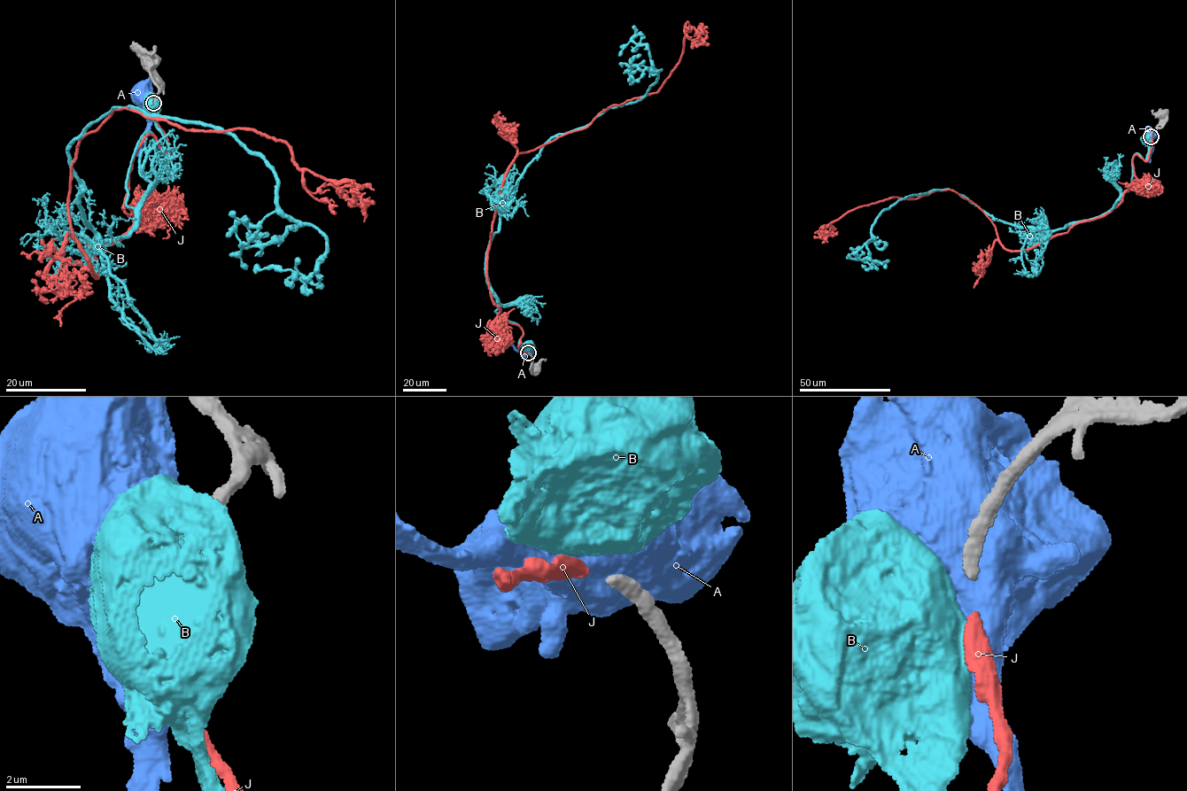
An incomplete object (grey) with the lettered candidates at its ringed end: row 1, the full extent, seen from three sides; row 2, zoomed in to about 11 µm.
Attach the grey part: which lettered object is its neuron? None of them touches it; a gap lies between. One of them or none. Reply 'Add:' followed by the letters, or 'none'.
Add: J

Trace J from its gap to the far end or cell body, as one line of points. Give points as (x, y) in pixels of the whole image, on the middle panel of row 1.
J: (527, 352), (516, 325), (486, 328), (508, 168), (656, 93), (690, 27), (708, 44)

